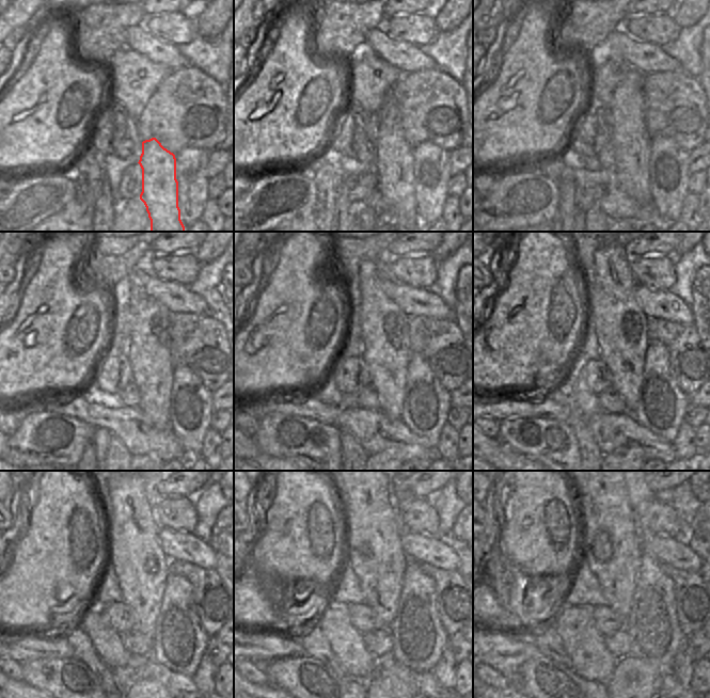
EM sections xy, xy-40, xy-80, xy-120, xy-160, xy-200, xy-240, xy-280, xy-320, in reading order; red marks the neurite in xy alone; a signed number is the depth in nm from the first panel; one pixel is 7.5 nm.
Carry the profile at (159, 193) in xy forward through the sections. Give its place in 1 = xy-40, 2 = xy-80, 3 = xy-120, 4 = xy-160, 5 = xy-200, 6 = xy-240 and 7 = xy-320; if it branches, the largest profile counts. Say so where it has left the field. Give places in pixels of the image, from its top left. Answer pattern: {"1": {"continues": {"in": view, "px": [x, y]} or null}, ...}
{"1": {"continues": {"in": "xy-40", "px": [393, 165]}}, "2": {"continues": {"in": "xy-80", "px": [628, 133]}}, "3": {"continues": {"in": "xy-120", "px": [147, 348]}}, "4": {"continues": {"in": "xy-160", "px": [384, 328]}}, "5": {"continues": {"in": "xy-200", "px": [621, 329]}}, "6": {"continues": {"in": "xy-240", "px": [133, 549]}}, "7": {"continues": {"in": "xy-320", "px": [611, 548]}}}

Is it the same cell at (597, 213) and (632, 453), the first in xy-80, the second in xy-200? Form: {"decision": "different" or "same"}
{"decision": "different"}

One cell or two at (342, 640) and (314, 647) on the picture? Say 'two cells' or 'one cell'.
two cells

